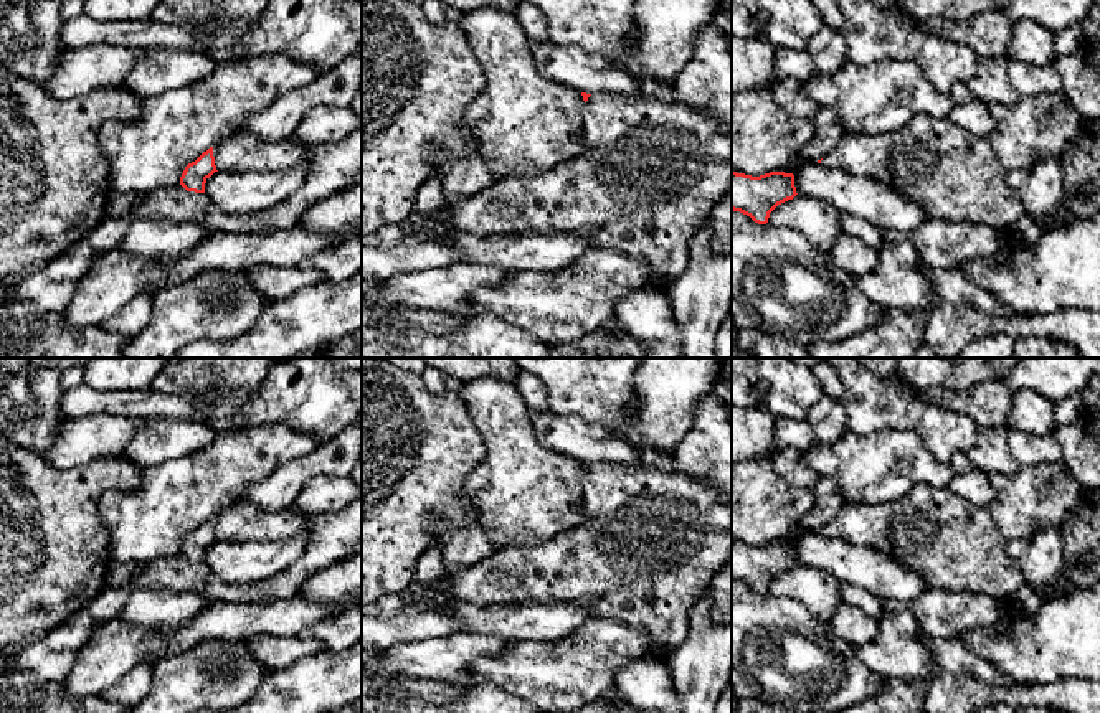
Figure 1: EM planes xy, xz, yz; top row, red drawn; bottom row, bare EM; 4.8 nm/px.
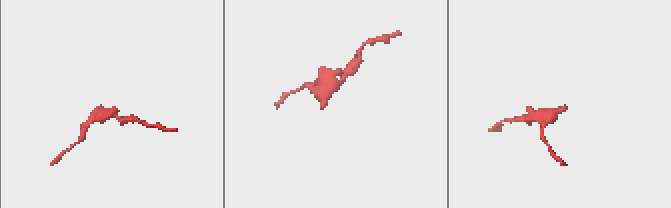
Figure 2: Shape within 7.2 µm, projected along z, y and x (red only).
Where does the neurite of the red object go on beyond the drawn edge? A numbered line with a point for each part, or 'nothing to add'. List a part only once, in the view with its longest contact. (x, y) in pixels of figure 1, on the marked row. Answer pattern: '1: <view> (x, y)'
1: xy (238, 152)

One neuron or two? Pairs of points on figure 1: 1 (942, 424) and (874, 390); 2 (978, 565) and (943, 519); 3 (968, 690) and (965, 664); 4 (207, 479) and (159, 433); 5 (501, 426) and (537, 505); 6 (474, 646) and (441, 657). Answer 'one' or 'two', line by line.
1: one
2: one
3: two
4: two
5: one
6: one

